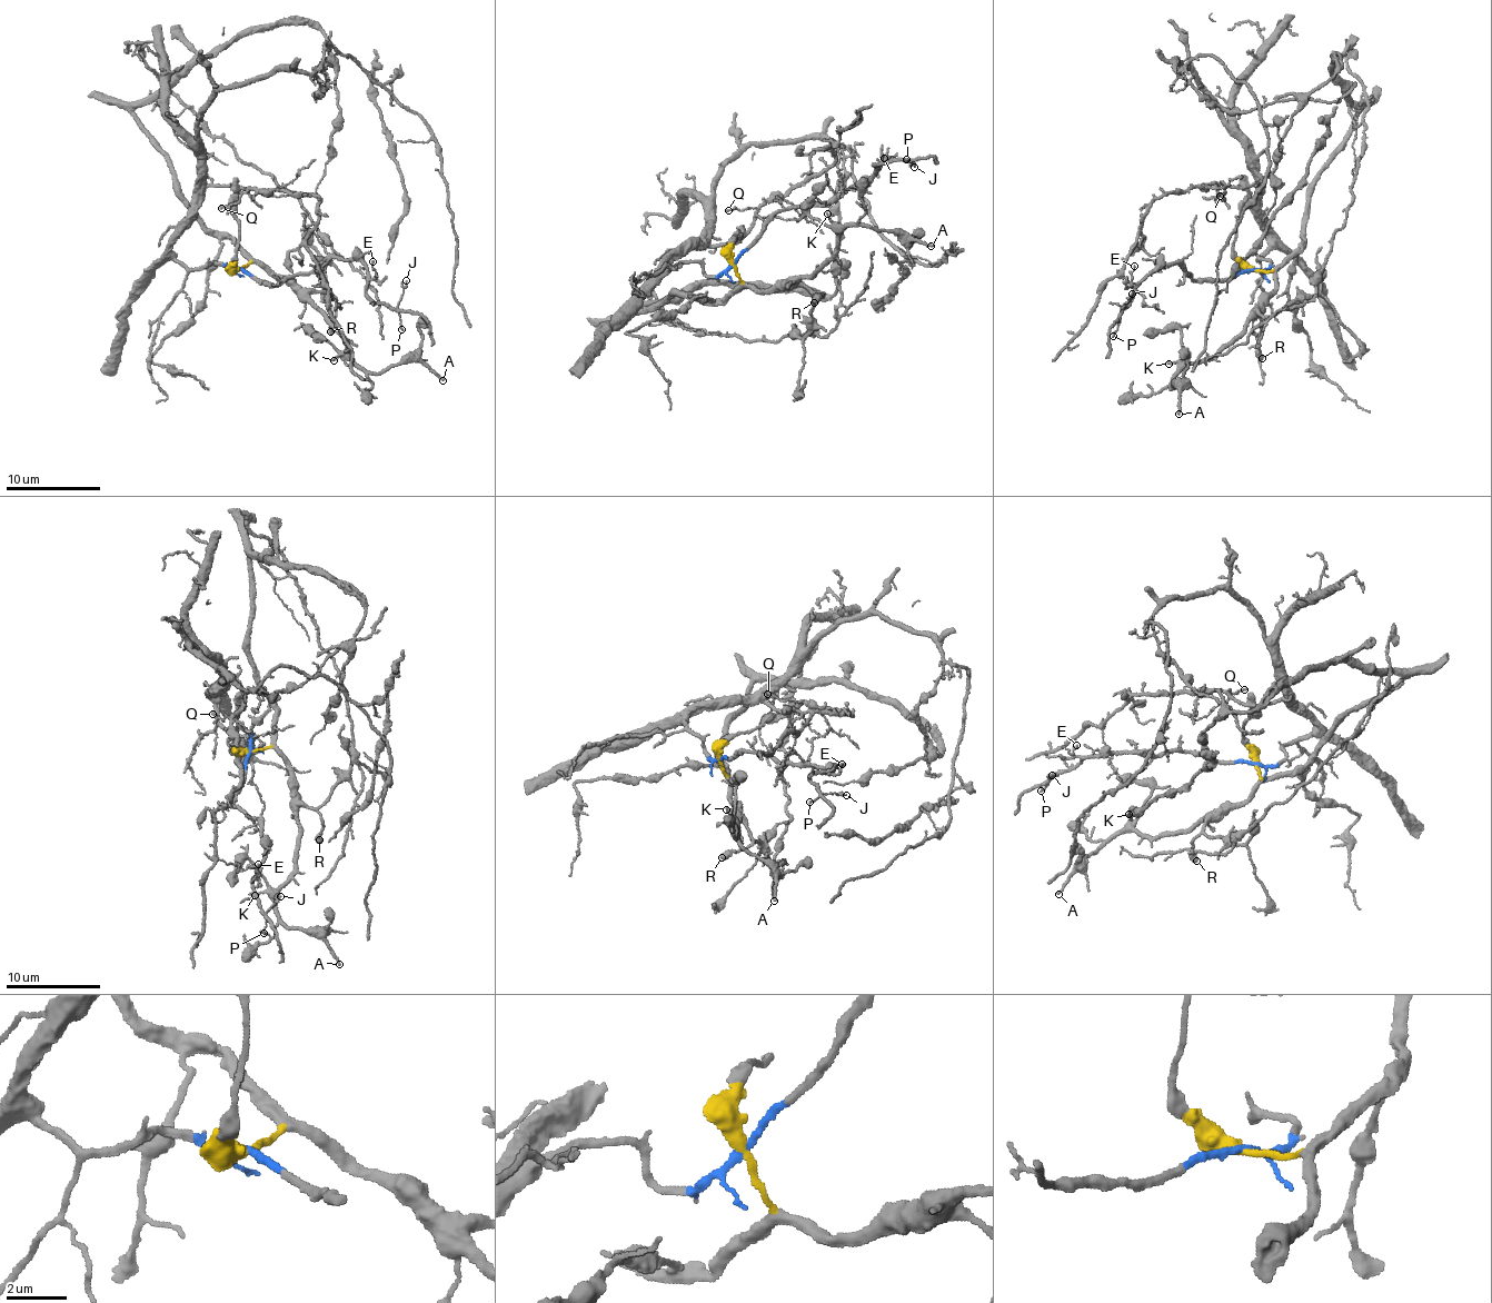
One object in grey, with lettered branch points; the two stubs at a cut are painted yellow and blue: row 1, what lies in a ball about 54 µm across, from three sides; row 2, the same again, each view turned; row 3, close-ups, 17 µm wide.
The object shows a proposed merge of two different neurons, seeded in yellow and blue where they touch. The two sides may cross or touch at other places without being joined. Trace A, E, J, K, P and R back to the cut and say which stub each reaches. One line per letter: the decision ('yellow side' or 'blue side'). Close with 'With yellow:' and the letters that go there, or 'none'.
A: yellow side
E: blue side
J: blue side
K: yellow side
P: blue side
R: yellow side
With yellow: A, K, R

